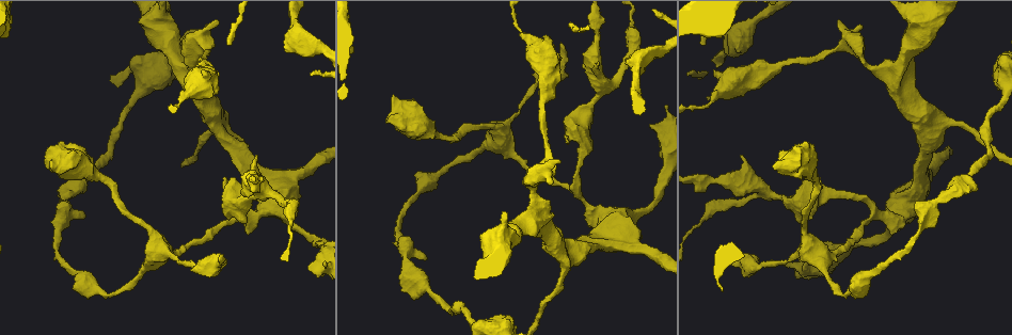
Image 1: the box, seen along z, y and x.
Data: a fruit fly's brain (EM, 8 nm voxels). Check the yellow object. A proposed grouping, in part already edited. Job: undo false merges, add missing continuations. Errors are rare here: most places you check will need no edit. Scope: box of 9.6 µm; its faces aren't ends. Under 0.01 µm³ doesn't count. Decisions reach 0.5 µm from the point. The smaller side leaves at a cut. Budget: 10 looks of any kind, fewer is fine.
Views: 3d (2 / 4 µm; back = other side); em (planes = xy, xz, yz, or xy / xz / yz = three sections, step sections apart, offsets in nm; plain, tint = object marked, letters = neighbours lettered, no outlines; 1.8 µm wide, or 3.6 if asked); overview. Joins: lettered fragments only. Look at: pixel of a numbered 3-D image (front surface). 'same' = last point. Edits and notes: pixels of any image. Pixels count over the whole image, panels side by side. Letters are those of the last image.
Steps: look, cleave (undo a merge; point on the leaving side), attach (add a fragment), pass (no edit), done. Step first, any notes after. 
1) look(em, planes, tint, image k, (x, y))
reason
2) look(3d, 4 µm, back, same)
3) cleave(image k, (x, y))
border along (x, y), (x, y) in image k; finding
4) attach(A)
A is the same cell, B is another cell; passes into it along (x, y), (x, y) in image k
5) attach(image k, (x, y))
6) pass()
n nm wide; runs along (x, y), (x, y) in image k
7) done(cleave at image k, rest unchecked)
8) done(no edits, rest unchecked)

look(3d, 4 µm, image 1, (821, 180))
stops while still wide

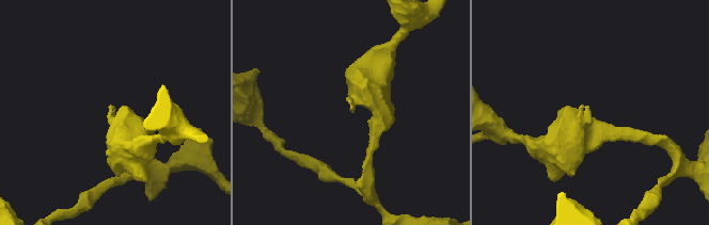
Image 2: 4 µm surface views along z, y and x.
look(em, xz, step 16, letters, image 2, (109, 108))
need the tissue

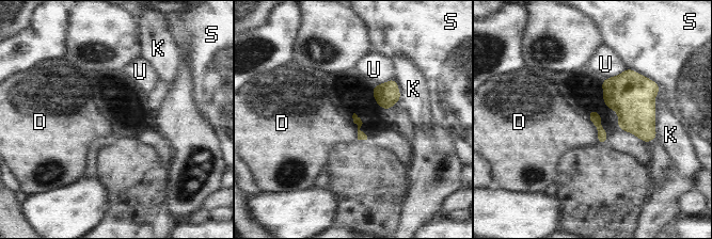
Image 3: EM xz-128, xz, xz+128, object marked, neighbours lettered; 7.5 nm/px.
look(em, planes, letters, same)
cut it another way

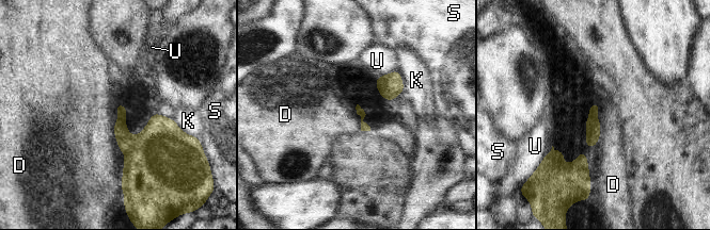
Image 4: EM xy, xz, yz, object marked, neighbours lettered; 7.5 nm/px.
pass()
D, K, S and U are other cells; border along (121, 180), (122, 184) in image 4; none of them fits

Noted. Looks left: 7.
look(em, xy, step 16, tint, image 1, (562, 43))
branch stops here

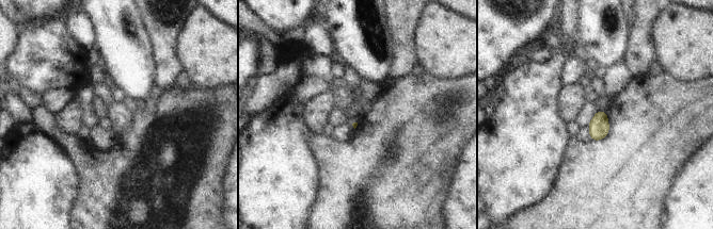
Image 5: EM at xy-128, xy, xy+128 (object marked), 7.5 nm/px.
look(em, xy, step 16, letters, same)

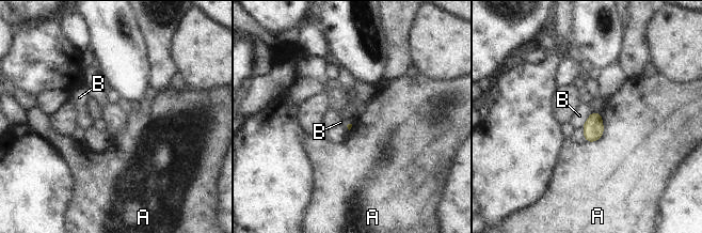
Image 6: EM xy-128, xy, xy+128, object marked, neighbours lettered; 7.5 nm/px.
pass()
A touches over 260 nm; A and B are other cells; border along (601, 112), (603, 134), (586, 142) in image 6; none of them fits

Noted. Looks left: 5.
look(3d, 4 µm, image 1, (501, 145))
four or more arms meet

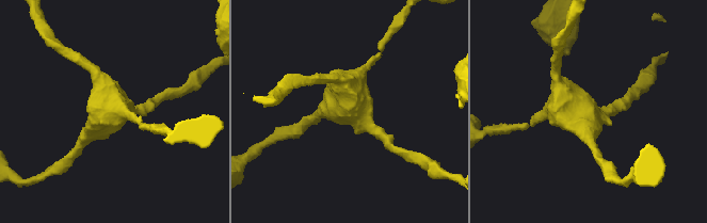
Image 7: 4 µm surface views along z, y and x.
look(em, 3.6 µm, yz, step 4, tint, image 7, (587, 114))

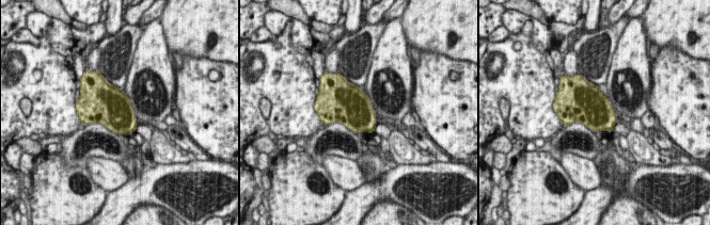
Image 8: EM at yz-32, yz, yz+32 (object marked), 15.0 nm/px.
look(em, 3.6 µm, planes, letters, same)
cut it another way

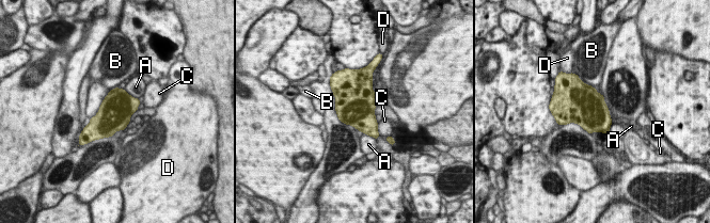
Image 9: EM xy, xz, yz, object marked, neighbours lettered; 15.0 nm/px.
pass()
A, B, C and D are other cells; border along (124, 89), (130, 95), (140, 99) in image 9; one neuron here

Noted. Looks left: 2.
look(em, planes, letters, image 1, (394, 95))
an open end

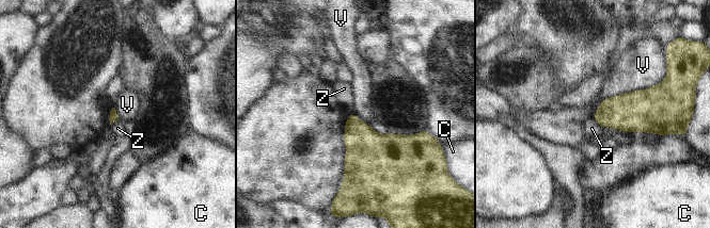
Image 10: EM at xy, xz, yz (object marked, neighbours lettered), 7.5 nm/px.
pass()
C, V and Z are other cells; border along (661, 82), (605, 98), (592, 117) in image 10; none of them fits

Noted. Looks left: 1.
done(no edits, rest unchecked)

